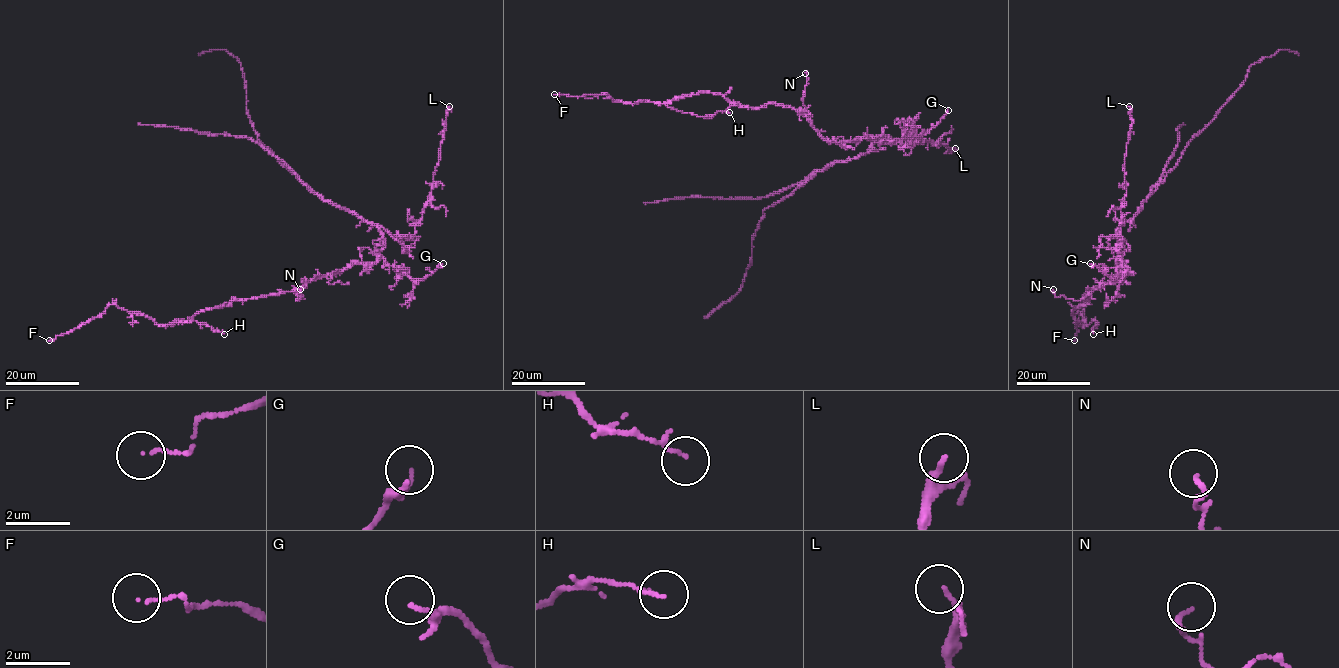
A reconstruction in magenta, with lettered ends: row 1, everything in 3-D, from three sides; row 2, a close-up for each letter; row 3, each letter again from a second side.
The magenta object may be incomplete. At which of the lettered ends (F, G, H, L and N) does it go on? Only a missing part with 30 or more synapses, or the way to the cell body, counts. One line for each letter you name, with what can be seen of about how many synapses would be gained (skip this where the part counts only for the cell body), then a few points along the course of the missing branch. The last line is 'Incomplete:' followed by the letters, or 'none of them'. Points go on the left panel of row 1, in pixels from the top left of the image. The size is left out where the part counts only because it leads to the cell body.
Incomplete: none of them

